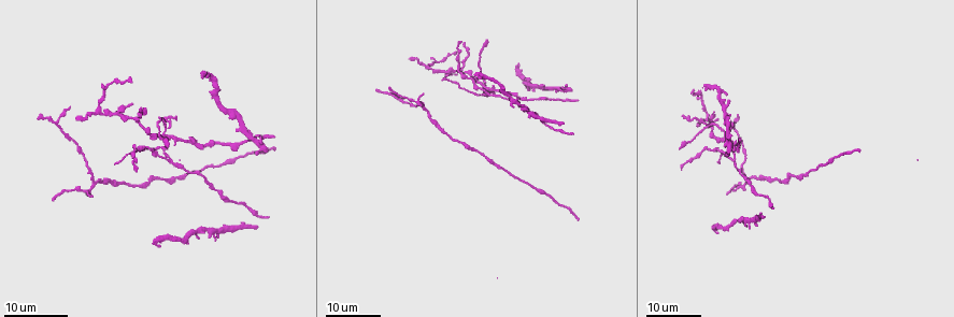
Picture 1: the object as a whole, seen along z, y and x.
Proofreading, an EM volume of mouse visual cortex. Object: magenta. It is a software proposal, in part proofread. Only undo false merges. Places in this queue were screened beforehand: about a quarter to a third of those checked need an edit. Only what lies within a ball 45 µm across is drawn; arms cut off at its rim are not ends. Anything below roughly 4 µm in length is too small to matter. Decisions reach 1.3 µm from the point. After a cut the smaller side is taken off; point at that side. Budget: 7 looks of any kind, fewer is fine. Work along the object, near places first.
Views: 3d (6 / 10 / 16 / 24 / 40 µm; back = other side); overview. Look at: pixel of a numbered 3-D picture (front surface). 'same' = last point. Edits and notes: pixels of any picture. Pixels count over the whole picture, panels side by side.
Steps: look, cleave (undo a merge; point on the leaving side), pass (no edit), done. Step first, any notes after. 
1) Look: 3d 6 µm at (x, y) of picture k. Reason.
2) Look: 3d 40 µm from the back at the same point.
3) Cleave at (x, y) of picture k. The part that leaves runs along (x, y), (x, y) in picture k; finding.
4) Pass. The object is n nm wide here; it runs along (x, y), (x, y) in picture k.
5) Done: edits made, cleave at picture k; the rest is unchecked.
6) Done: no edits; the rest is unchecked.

Look: 3d 24 µm at (165, 159) of picture 1.

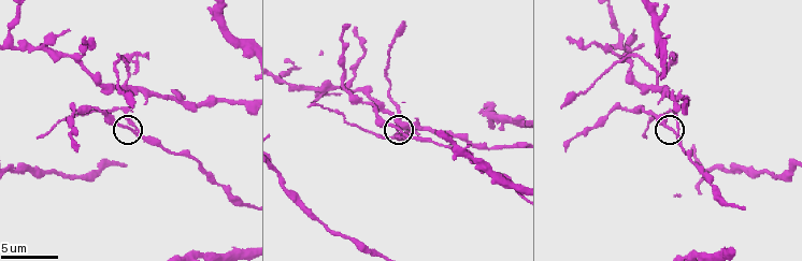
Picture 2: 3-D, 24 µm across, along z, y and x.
Look: 3d 6 µm at (673, 128) of picture 2.

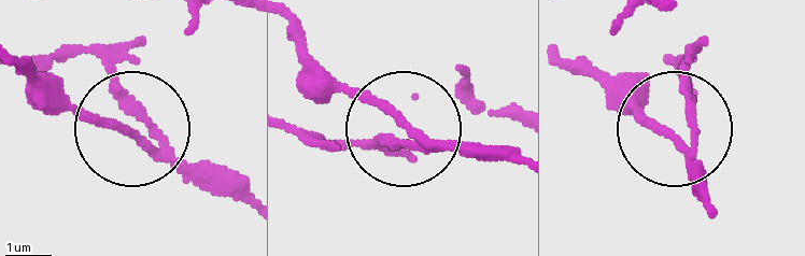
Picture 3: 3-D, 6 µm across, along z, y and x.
Cleave at (126, 108) of picture 3. The side arm is 42 µm long; 3 arms meet here; two neurons meet here.

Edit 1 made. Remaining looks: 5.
Look: overview.

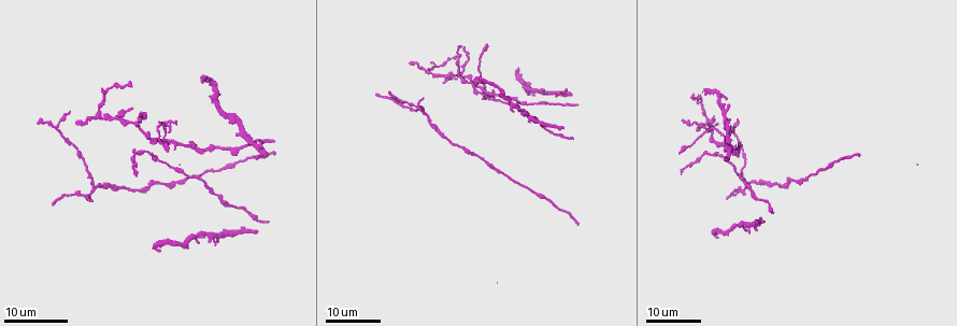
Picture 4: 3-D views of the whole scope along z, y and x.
Look: 3d 24 µm at (461, 71) of picture 4. Branch point.

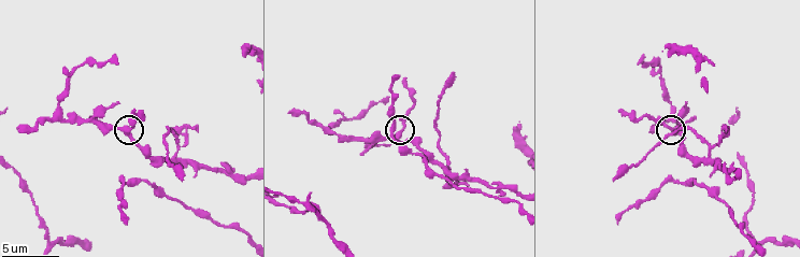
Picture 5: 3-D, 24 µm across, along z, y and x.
Look: 3d 6 µm at (400, 133) of picture 5. Closer look.

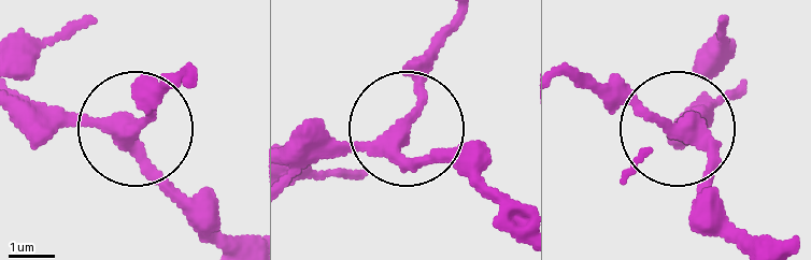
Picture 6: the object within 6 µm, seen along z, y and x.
Look: 3d 6 µm from the back at (675, 127) of picture 6.

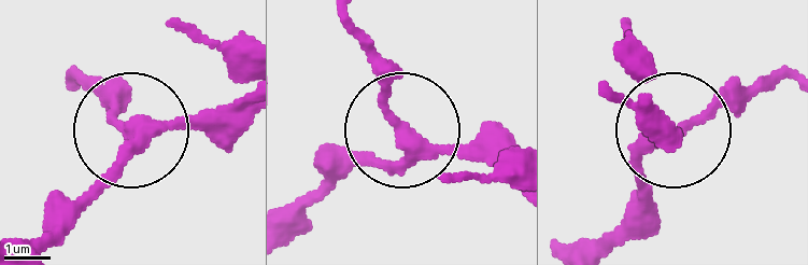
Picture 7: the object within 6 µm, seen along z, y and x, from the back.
Pass. The object is 290 nm wide here; it runs along (307, 209), (399, 143), (383, 63), (345, 21) in picture 7; all the same neuron.

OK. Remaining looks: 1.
Done: edits made, cleave at picture 3; the rest is unchecked.

